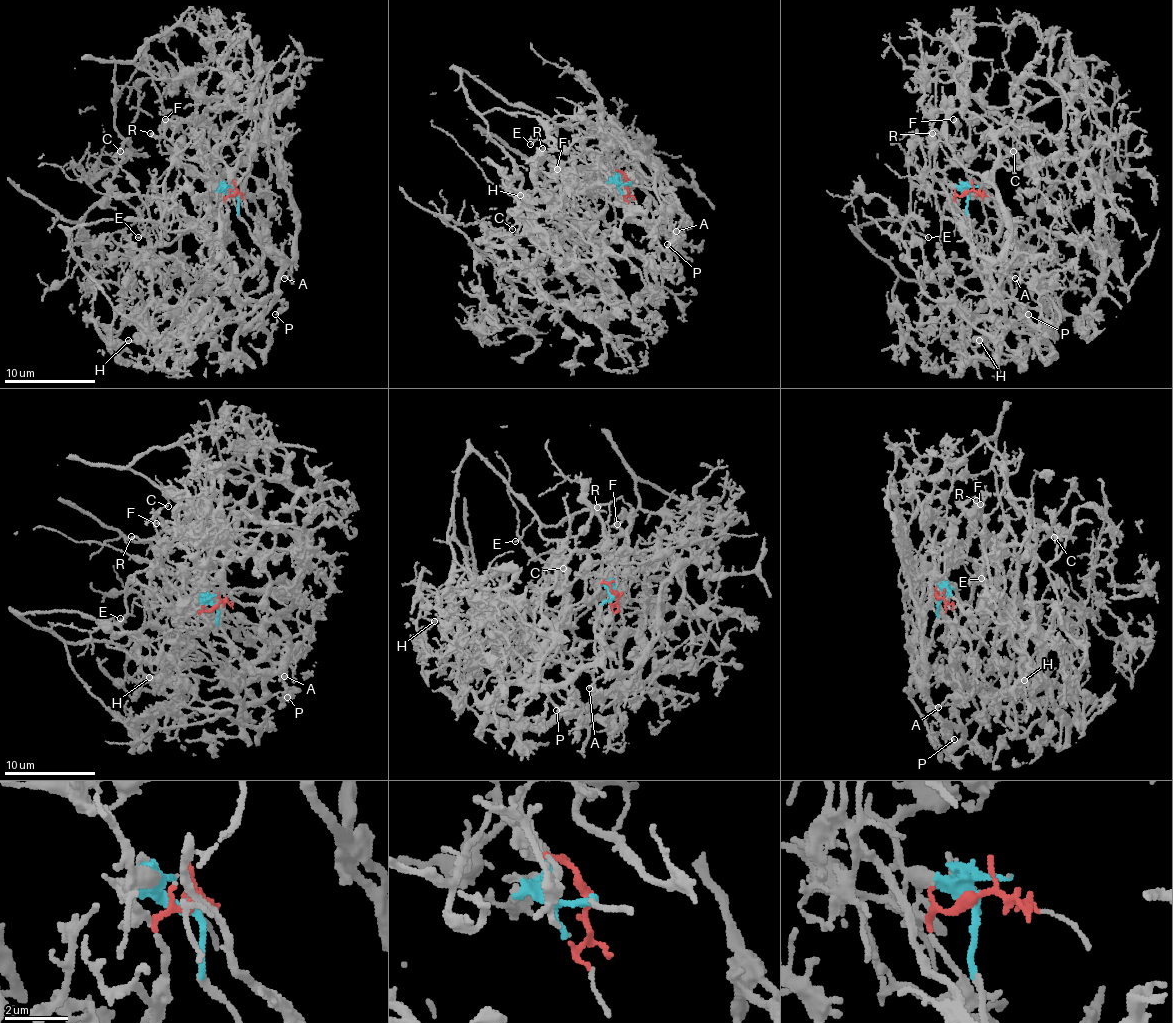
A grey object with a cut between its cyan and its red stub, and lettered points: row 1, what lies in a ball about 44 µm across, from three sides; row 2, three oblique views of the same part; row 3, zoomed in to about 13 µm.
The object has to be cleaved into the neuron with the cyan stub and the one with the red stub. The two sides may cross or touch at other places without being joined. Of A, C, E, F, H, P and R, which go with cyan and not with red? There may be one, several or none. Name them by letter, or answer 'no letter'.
A, F, P, R

